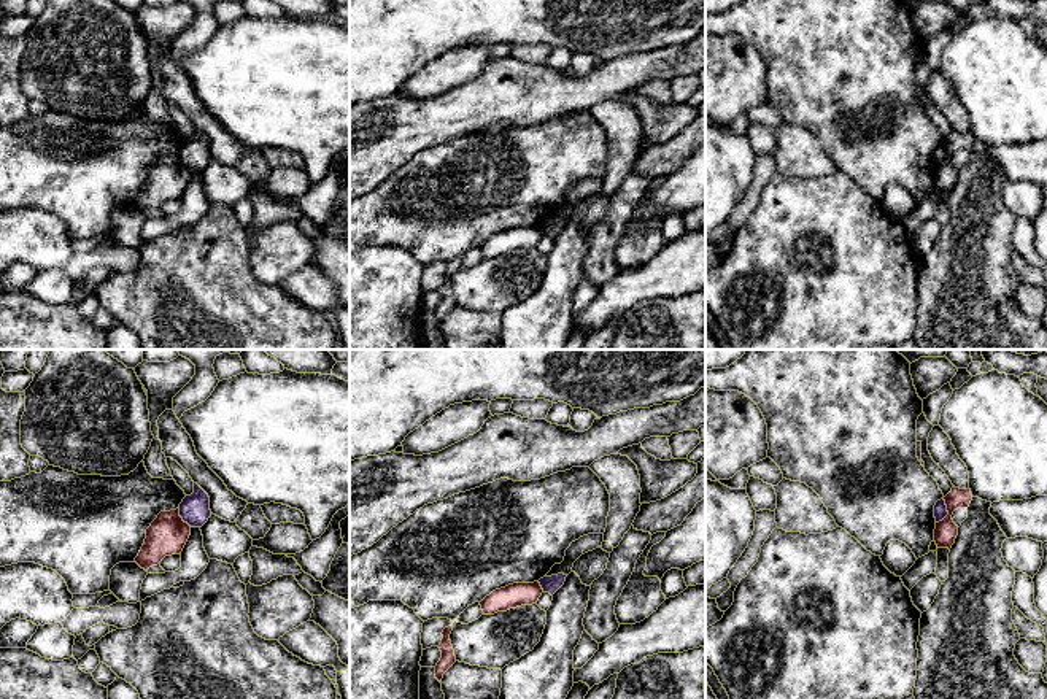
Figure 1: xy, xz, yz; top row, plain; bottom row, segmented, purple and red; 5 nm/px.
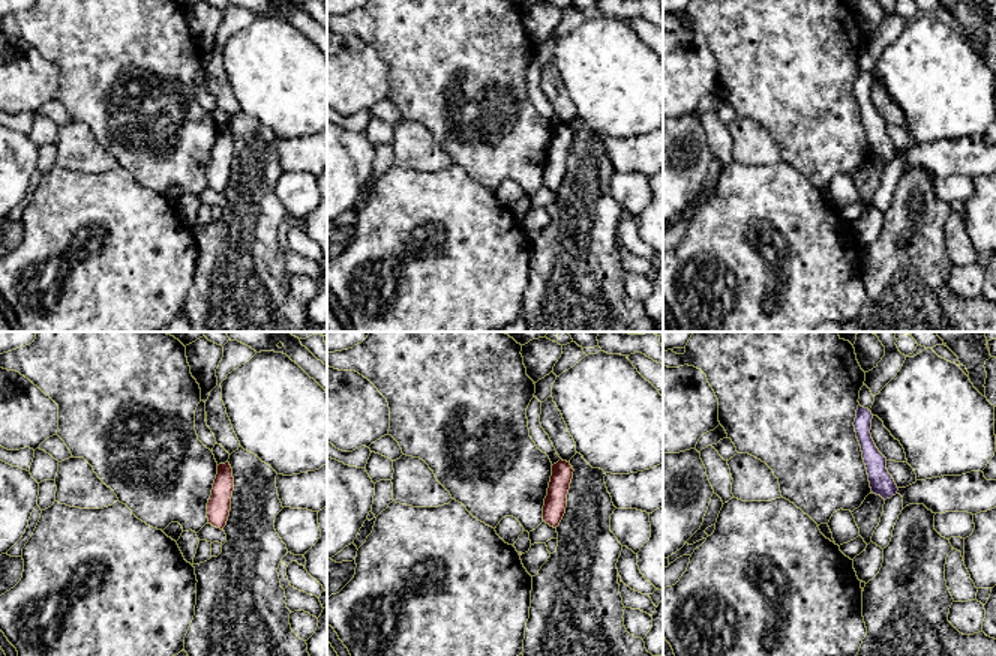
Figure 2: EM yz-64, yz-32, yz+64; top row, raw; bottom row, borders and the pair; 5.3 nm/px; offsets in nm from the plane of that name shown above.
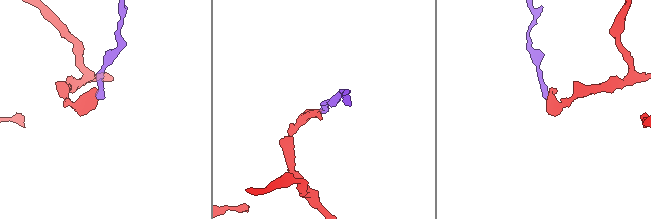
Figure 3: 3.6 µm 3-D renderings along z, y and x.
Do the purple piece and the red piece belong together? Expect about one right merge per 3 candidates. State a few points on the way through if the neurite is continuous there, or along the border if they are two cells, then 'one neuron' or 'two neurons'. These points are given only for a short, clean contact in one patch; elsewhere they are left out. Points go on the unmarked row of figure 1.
border along yz (944, 143), (947, 158), (936, 167); two neurons

